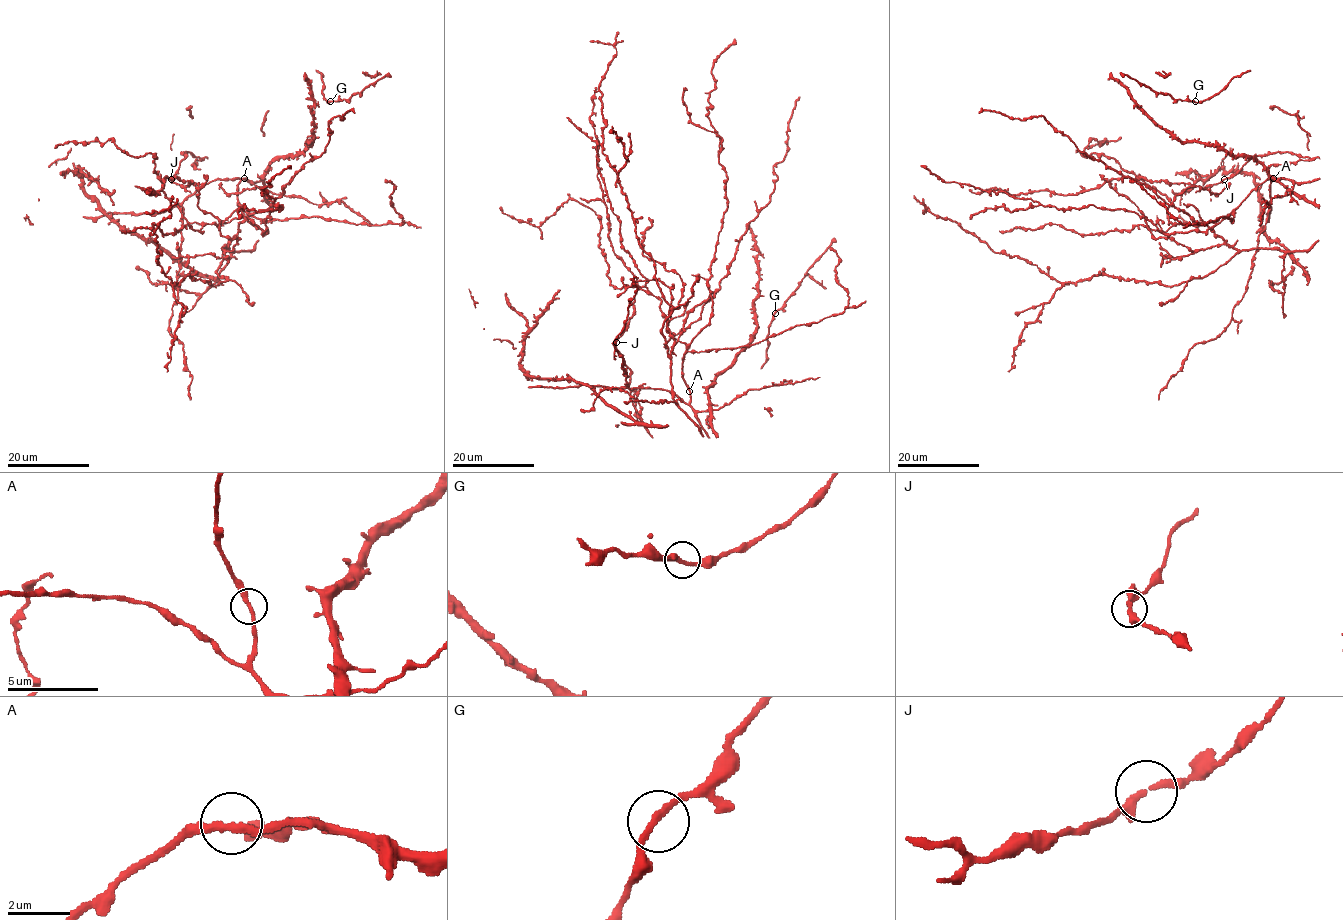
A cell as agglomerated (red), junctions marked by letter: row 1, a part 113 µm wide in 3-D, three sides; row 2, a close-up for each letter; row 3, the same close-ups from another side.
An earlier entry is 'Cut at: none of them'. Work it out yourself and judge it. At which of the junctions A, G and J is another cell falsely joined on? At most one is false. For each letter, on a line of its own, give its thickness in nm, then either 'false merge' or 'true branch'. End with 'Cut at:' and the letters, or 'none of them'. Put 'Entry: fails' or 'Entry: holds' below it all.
A: calibre 240 nm; true branch
G: calibre 200 nm; true branch
J: calibre 280 nm; true branch
Cut at: none of them
Entry: holds

